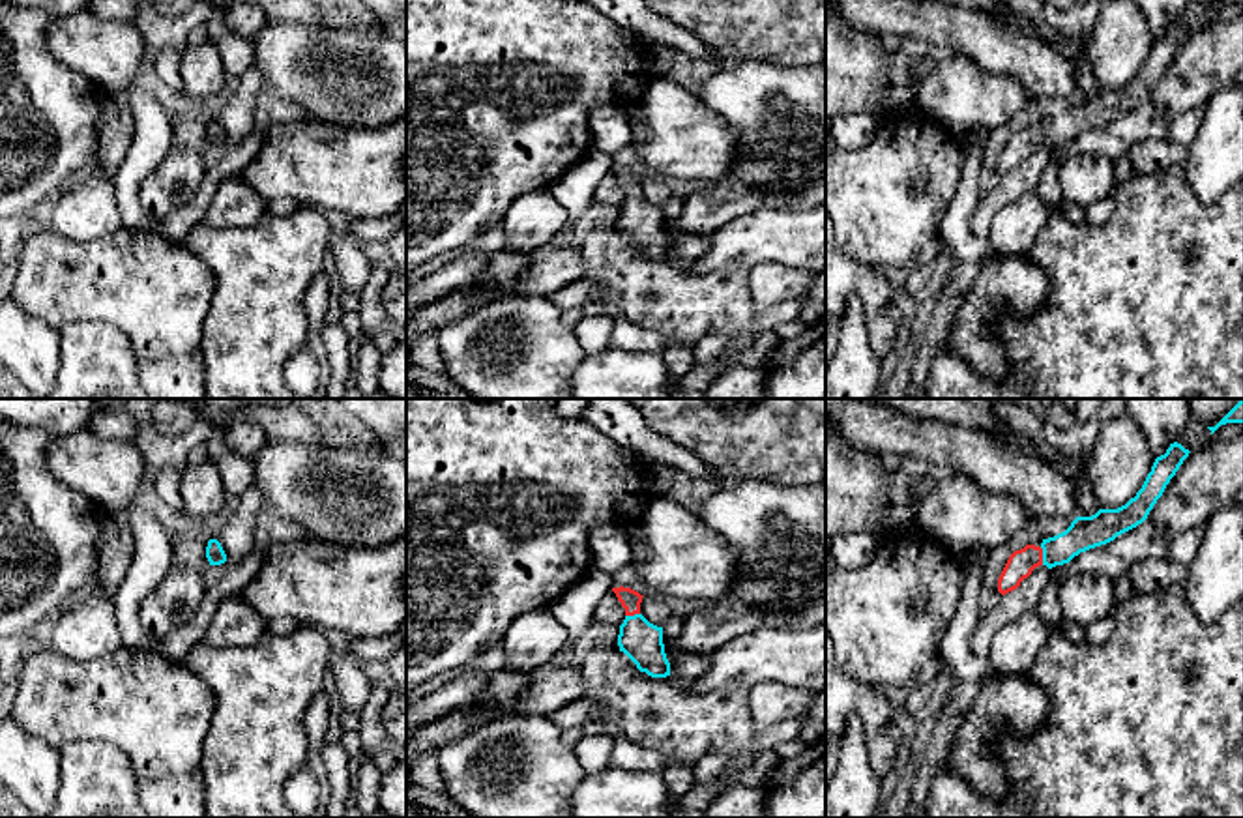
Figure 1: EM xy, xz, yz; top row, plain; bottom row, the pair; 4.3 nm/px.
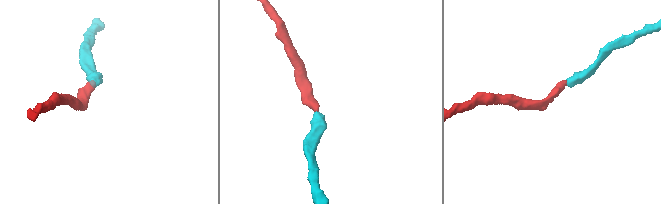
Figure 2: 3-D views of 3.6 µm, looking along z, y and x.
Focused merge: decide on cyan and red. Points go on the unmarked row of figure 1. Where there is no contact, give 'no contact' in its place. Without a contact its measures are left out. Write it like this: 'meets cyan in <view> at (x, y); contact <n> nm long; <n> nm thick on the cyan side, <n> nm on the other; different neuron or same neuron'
meets cyan in yz at (1043, 137); contact 80 nm long; 140 nm thick on the cyan side, 120 nm on the other; same neuron

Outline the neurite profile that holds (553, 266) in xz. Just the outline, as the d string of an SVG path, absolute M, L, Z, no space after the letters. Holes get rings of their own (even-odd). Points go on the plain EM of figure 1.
M563 234L530 255L530 266L507 288L509 296L550 296L584 279L582 255L563 241Z

